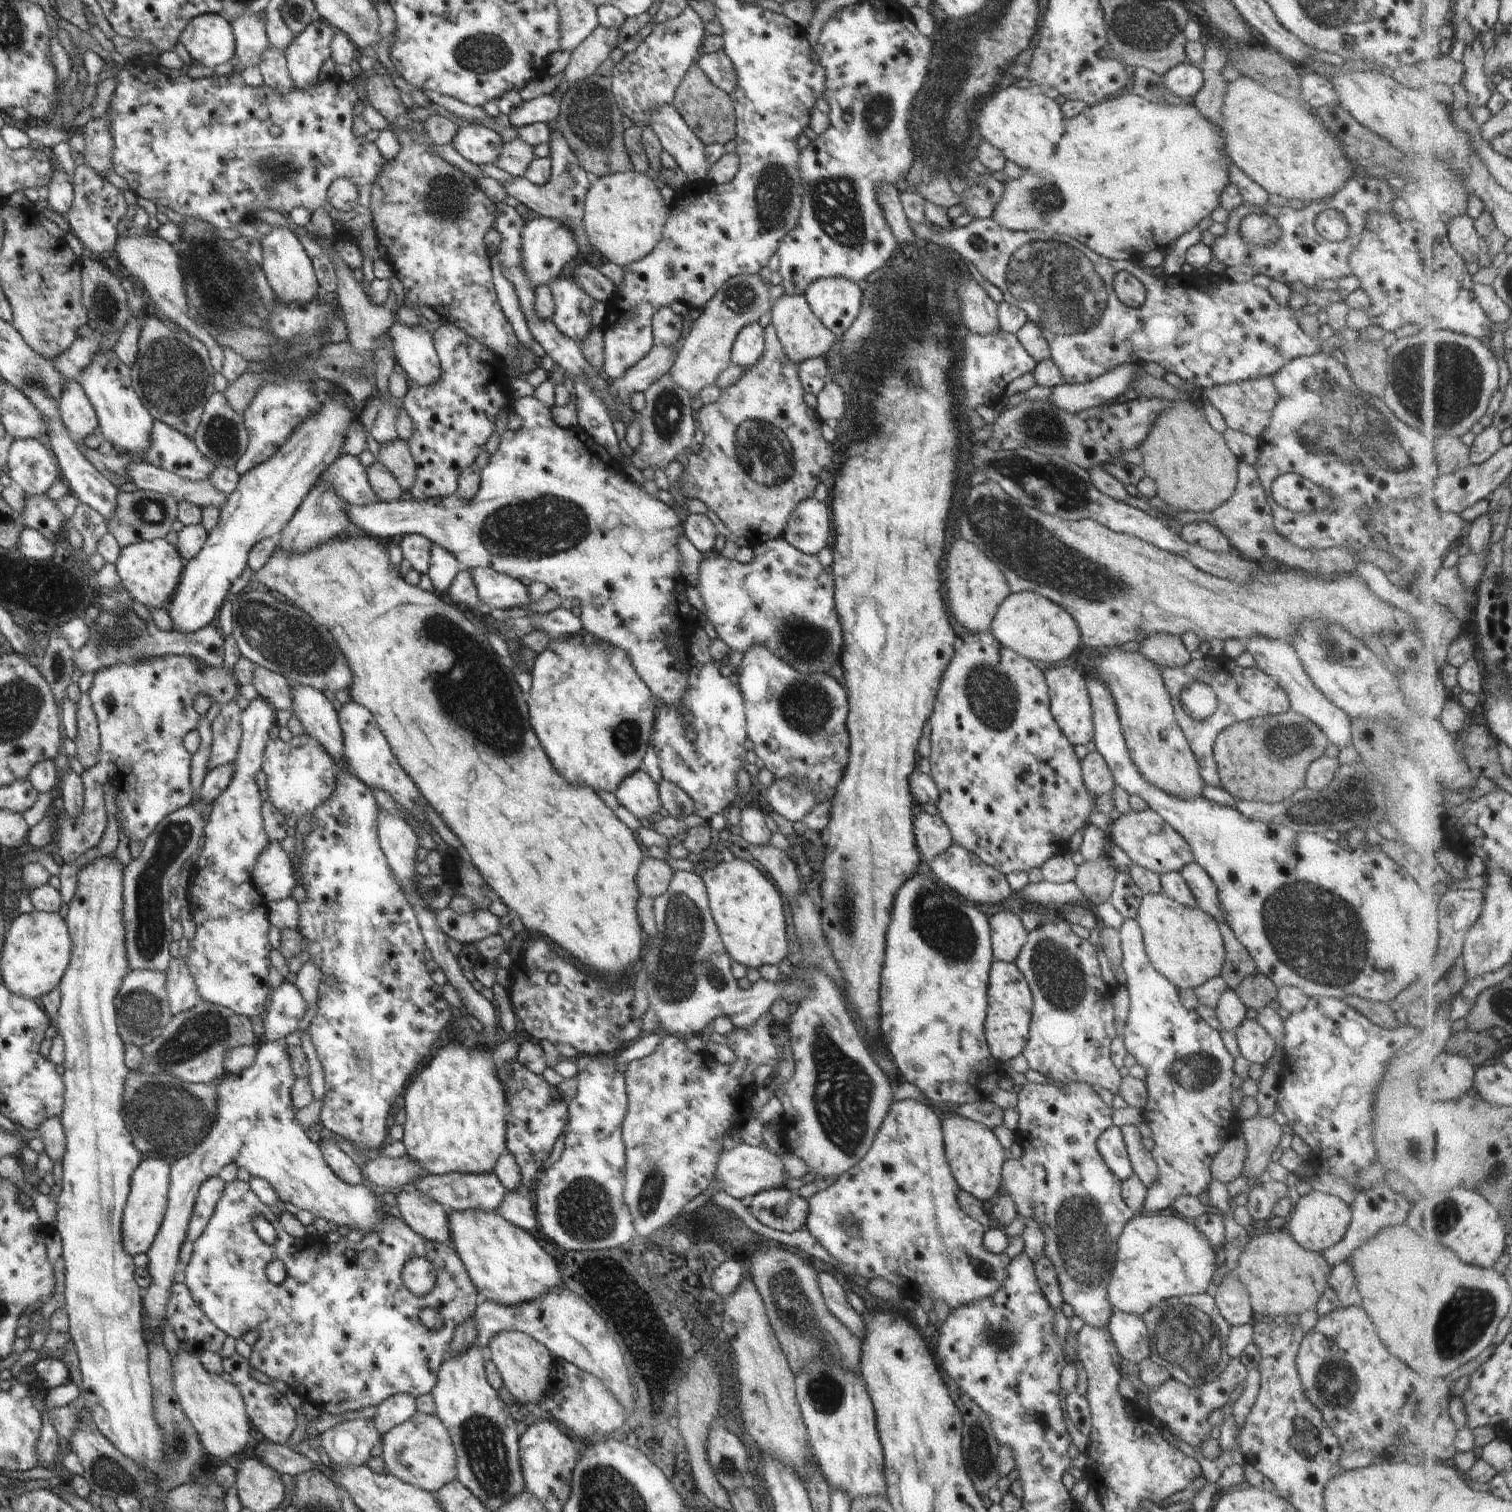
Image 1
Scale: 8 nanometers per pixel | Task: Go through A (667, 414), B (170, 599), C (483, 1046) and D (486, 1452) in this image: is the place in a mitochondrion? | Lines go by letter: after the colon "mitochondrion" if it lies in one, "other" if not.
A: mitochondrion
B: other
C: other
D: mitochondrion

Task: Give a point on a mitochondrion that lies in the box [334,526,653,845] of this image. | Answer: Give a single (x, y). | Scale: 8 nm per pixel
(470, 668)

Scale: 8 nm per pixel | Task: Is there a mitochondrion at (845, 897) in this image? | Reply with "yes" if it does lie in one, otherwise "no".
yes

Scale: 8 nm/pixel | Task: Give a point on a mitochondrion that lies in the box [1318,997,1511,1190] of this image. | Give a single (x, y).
(1419, 1154)

